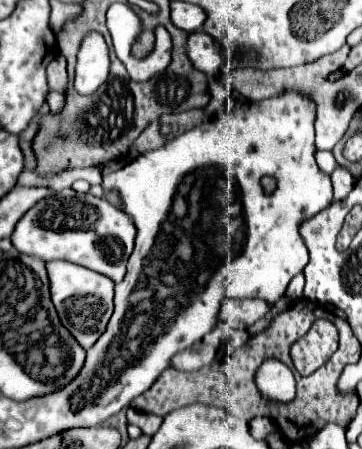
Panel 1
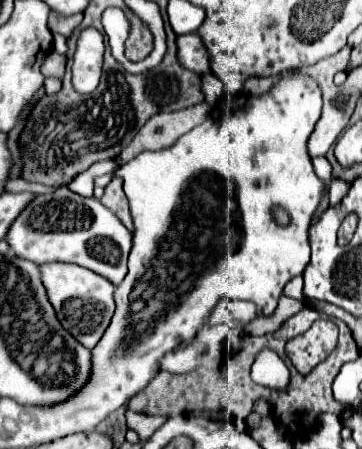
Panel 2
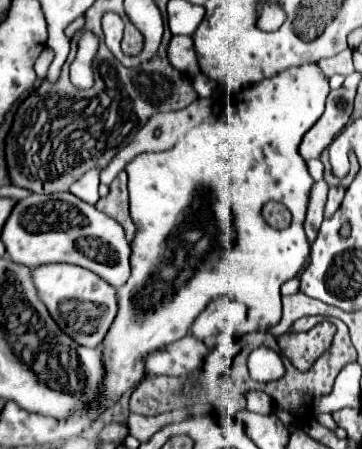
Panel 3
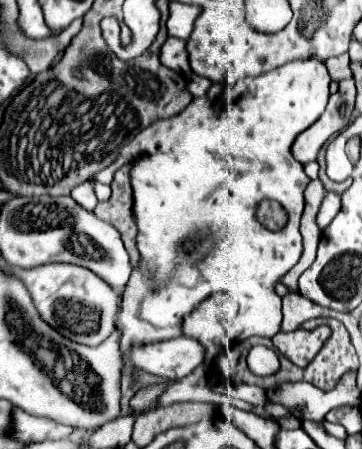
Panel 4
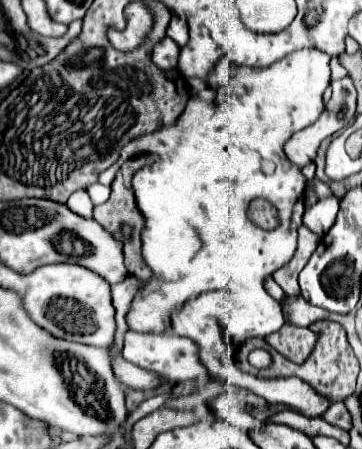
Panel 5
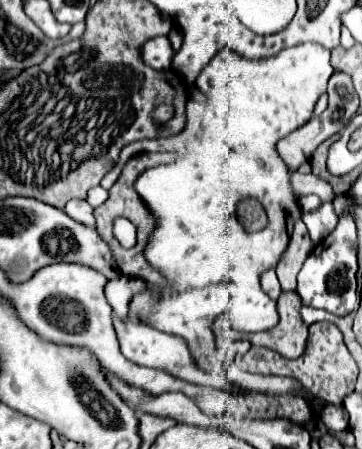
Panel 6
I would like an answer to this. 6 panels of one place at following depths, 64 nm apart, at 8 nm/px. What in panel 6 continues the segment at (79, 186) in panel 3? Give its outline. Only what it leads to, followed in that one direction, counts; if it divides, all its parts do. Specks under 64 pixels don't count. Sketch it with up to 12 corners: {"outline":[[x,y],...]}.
{"outline":[[70,200],[64,212],[86,226],[94,228],[92,206]]}

